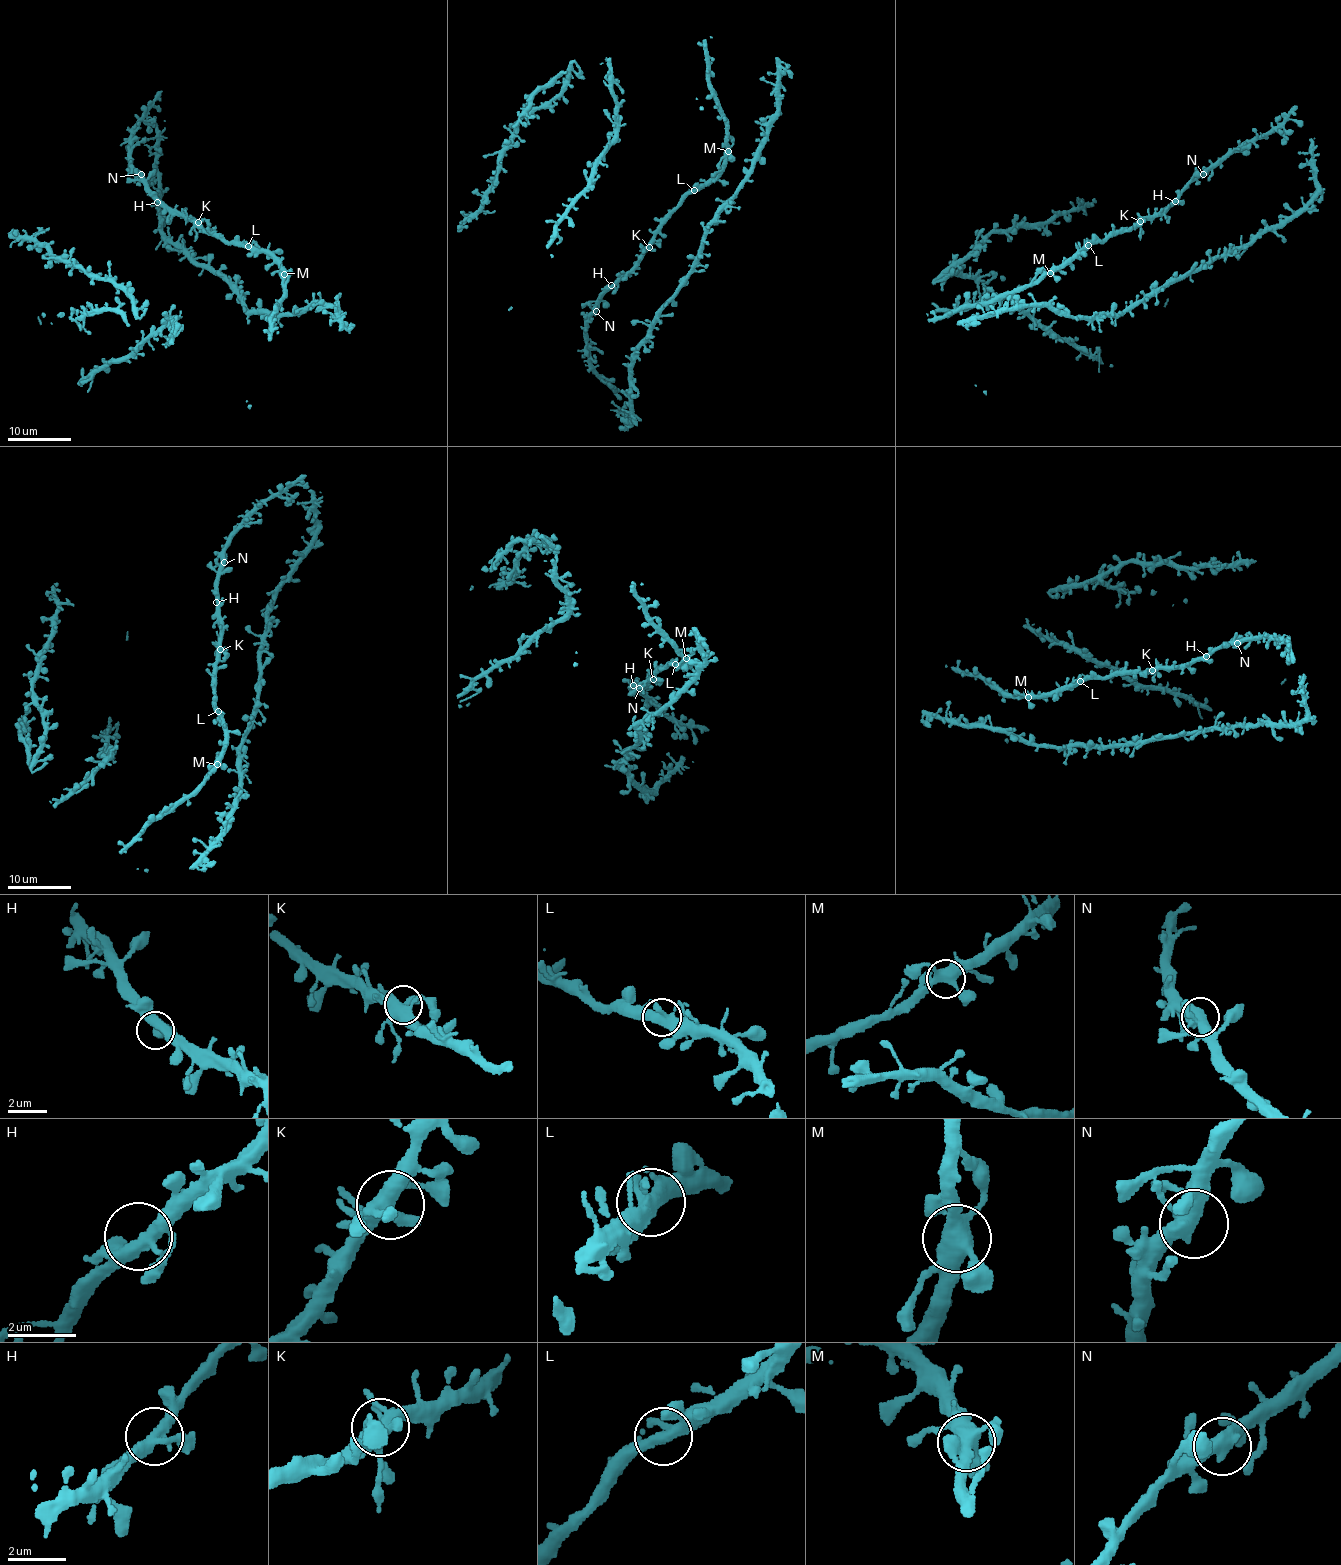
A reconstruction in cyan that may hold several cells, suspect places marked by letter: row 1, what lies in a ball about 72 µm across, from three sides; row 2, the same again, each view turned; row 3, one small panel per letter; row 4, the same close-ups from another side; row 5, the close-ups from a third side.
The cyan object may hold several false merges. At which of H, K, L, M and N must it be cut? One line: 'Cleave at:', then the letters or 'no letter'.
Cleave at: no letter

